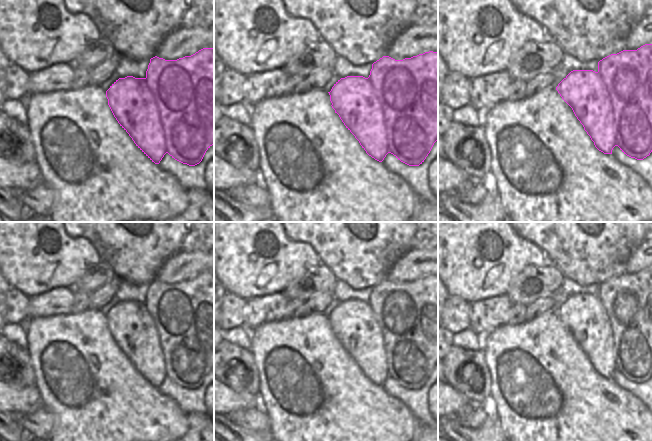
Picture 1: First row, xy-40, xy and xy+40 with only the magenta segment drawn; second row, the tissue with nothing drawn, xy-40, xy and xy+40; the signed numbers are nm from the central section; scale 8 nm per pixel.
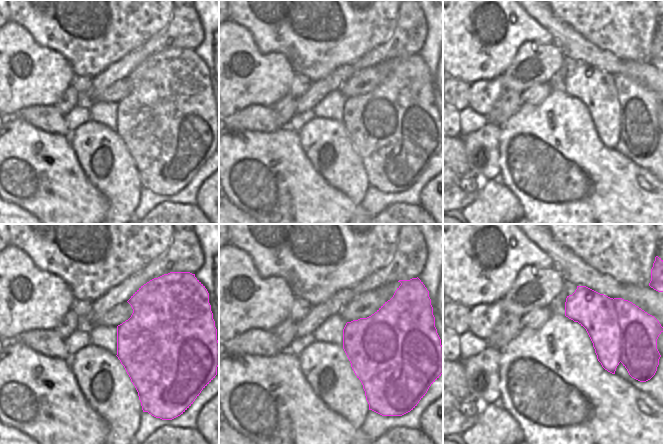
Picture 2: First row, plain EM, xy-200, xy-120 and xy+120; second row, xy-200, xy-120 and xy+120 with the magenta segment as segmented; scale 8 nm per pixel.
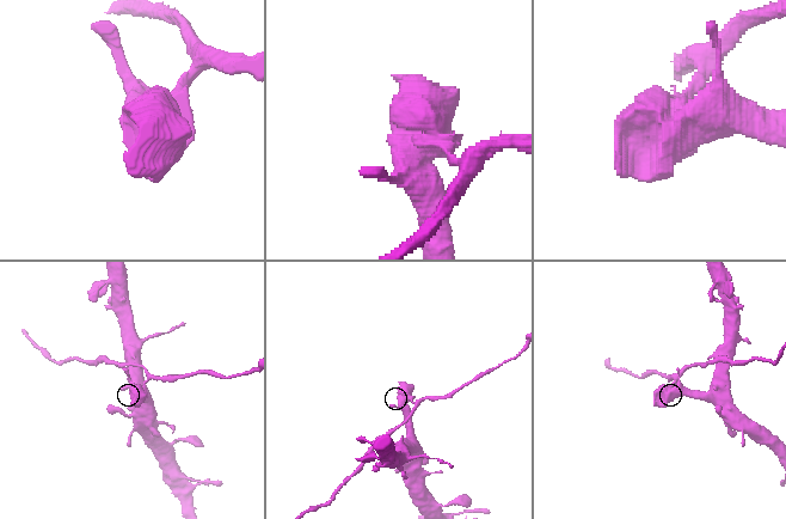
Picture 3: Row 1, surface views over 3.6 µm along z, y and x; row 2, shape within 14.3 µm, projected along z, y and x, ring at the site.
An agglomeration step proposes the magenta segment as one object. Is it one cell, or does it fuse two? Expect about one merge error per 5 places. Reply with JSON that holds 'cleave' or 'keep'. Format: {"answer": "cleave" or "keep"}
{"answer": "cleave"}

